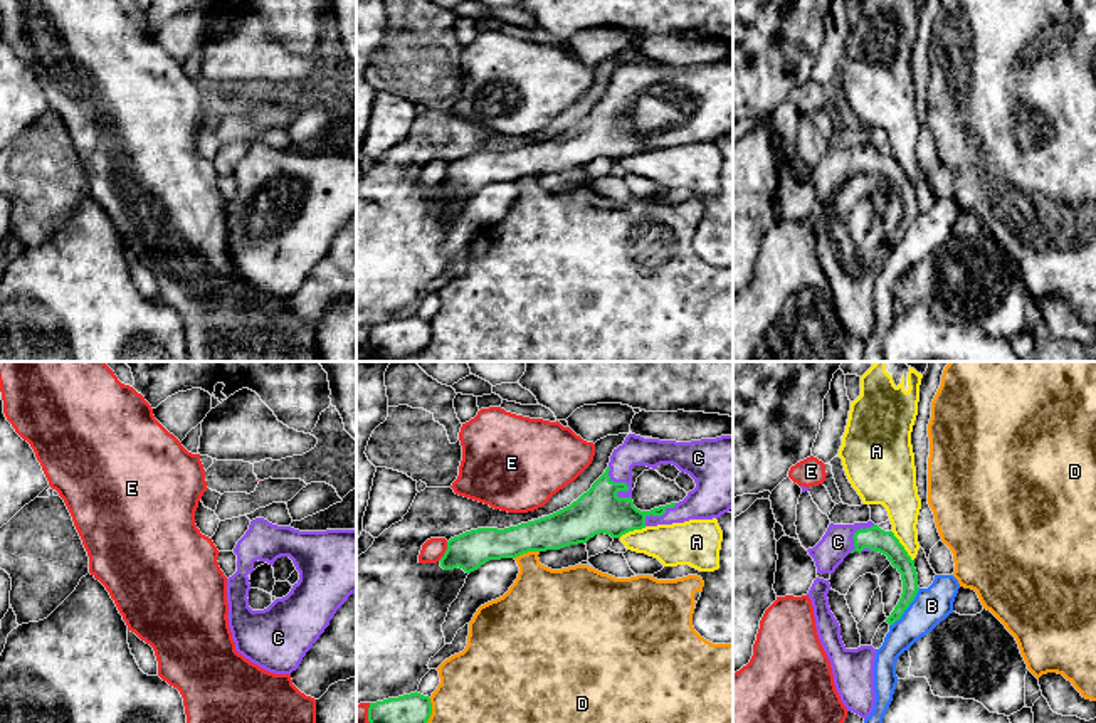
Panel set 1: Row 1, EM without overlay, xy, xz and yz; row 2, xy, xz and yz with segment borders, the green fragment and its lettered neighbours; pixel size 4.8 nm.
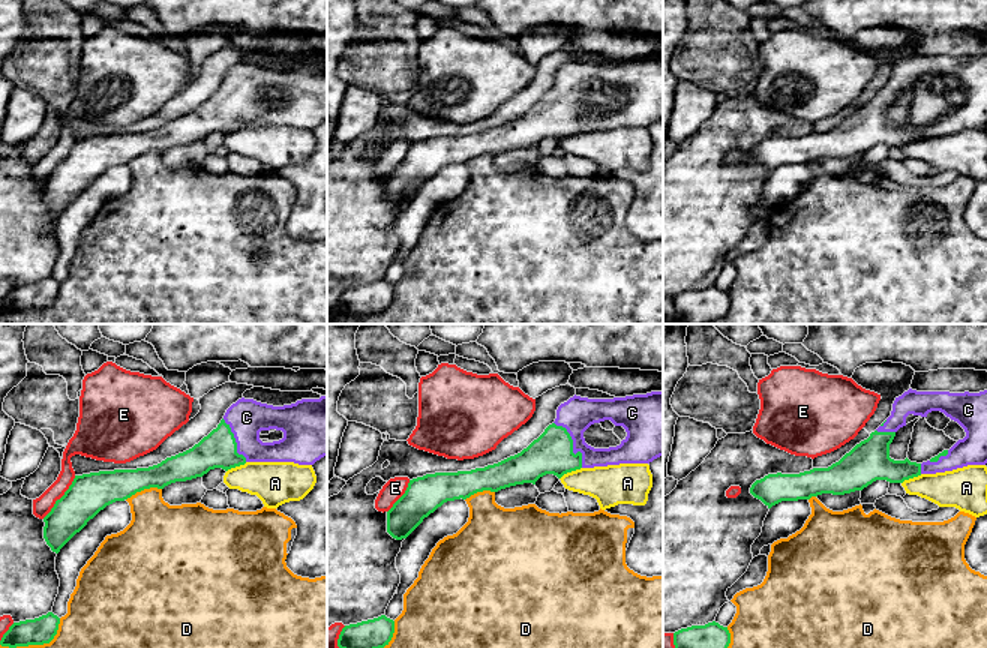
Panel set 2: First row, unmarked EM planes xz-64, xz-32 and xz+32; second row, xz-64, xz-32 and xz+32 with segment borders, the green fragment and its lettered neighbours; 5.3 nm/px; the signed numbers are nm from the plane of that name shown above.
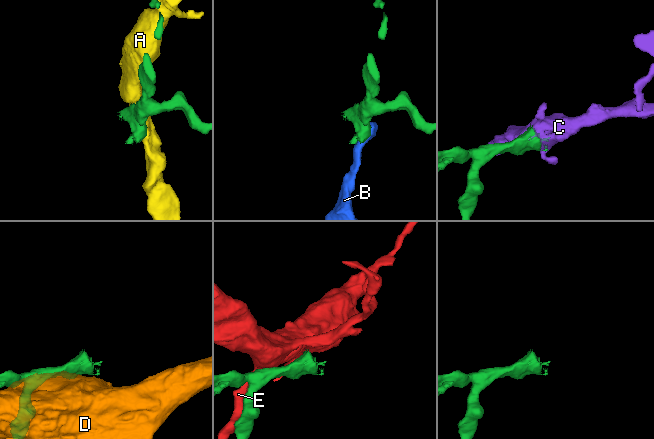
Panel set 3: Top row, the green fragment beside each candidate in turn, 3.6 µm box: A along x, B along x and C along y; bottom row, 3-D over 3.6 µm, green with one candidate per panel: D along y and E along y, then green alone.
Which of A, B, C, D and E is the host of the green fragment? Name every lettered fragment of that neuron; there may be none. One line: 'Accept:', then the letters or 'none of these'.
Accept: C

